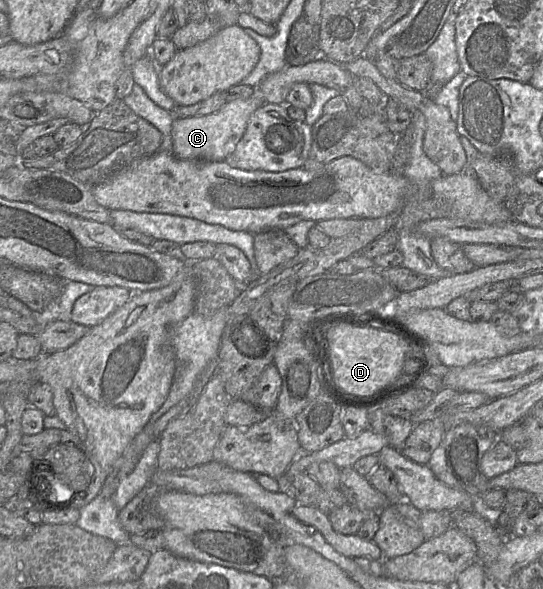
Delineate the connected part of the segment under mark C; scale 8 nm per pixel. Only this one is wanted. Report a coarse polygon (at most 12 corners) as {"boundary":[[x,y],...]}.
{"boundary":[[256,93],[204,116],[175,118],[172,153],[224,161],[263,99]]}

